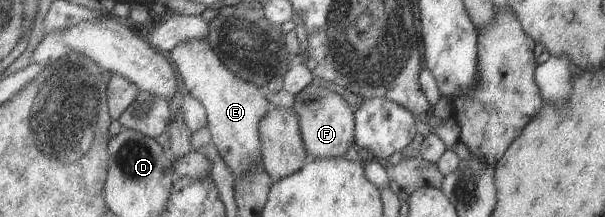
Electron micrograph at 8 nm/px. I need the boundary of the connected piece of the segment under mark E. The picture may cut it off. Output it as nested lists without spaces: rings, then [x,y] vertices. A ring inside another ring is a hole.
[[[207,37],[177,44],[168,58],[177,65],[189,94],[204,104],[212,144],[219,150],[227,168],[233,175],[243,174],[245,170],[253,172],[262,162],[259,122],[265,112],[271,109],[269,99],[265,98],[266,89],[233,74],[221,62]]]

